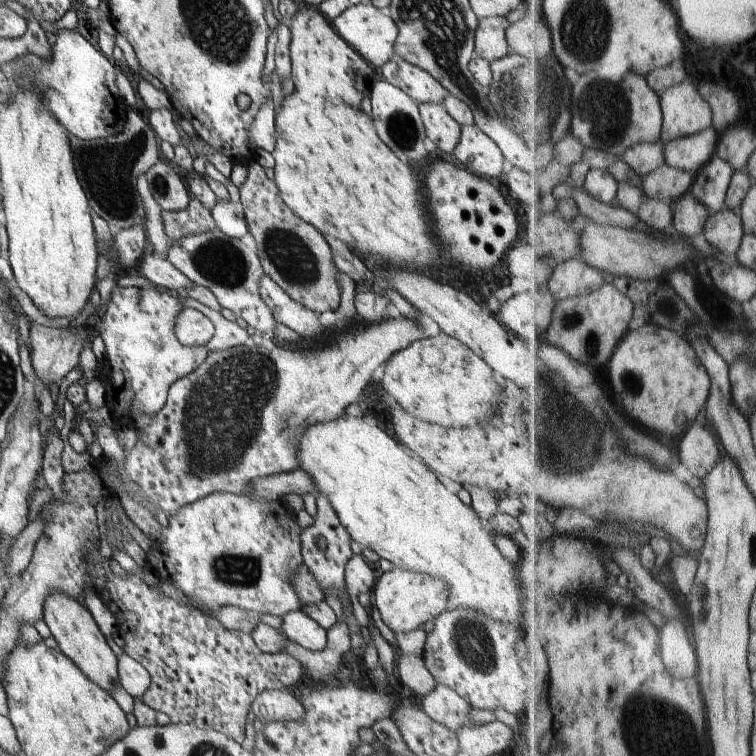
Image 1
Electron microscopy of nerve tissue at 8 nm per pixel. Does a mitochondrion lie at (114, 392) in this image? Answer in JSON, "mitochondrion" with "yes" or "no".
{"mitochondrion":"no"}

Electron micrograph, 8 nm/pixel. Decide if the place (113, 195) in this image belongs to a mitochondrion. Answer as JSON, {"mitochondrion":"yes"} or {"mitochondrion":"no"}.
{"mitochondrion":"yes"}

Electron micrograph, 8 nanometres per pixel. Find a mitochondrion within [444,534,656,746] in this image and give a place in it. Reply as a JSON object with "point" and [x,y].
{"point":[474,646]}

